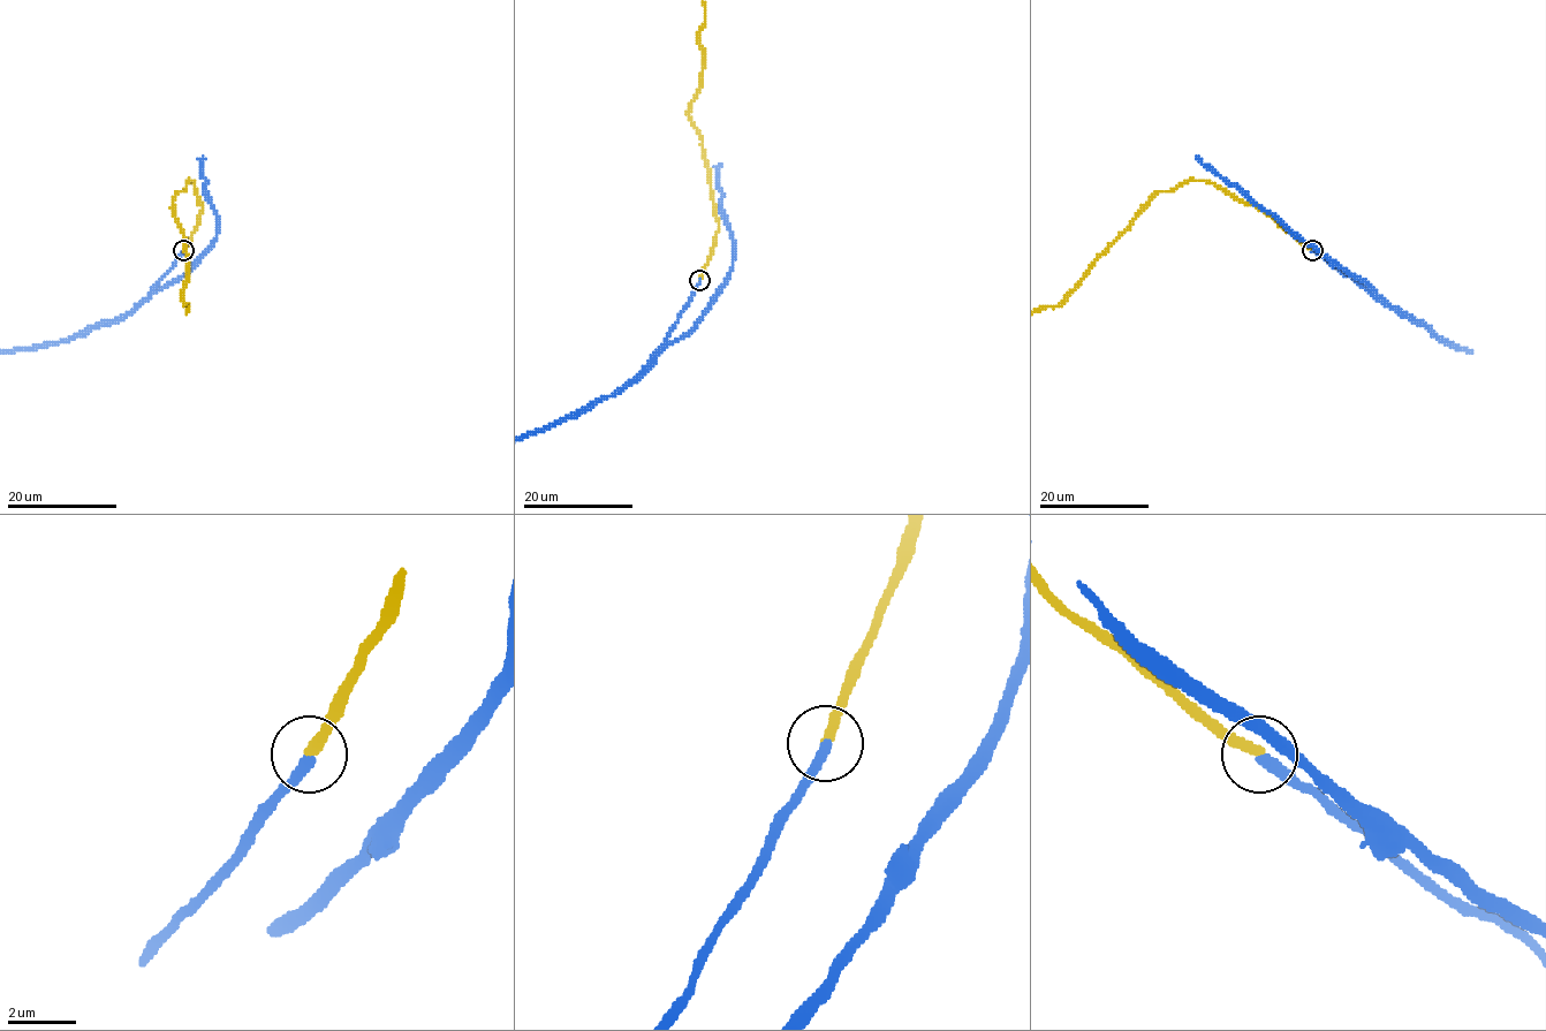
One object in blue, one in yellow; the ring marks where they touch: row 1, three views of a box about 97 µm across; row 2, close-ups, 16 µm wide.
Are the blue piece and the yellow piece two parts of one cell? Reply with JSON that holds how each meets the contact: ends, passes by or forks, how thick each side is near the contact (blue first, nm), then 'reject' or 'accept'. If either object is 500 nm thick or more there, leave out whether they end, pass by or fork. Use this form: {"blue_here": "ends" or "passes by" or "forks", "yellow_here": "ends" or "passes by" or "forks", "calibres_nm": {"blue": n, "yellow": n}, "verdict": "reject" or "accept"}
{"blue_here": "ends", "yellow_here": "ends", "calibres_nm": {"blue": 320, "yellow": 280}, "verdict": "accept"}

